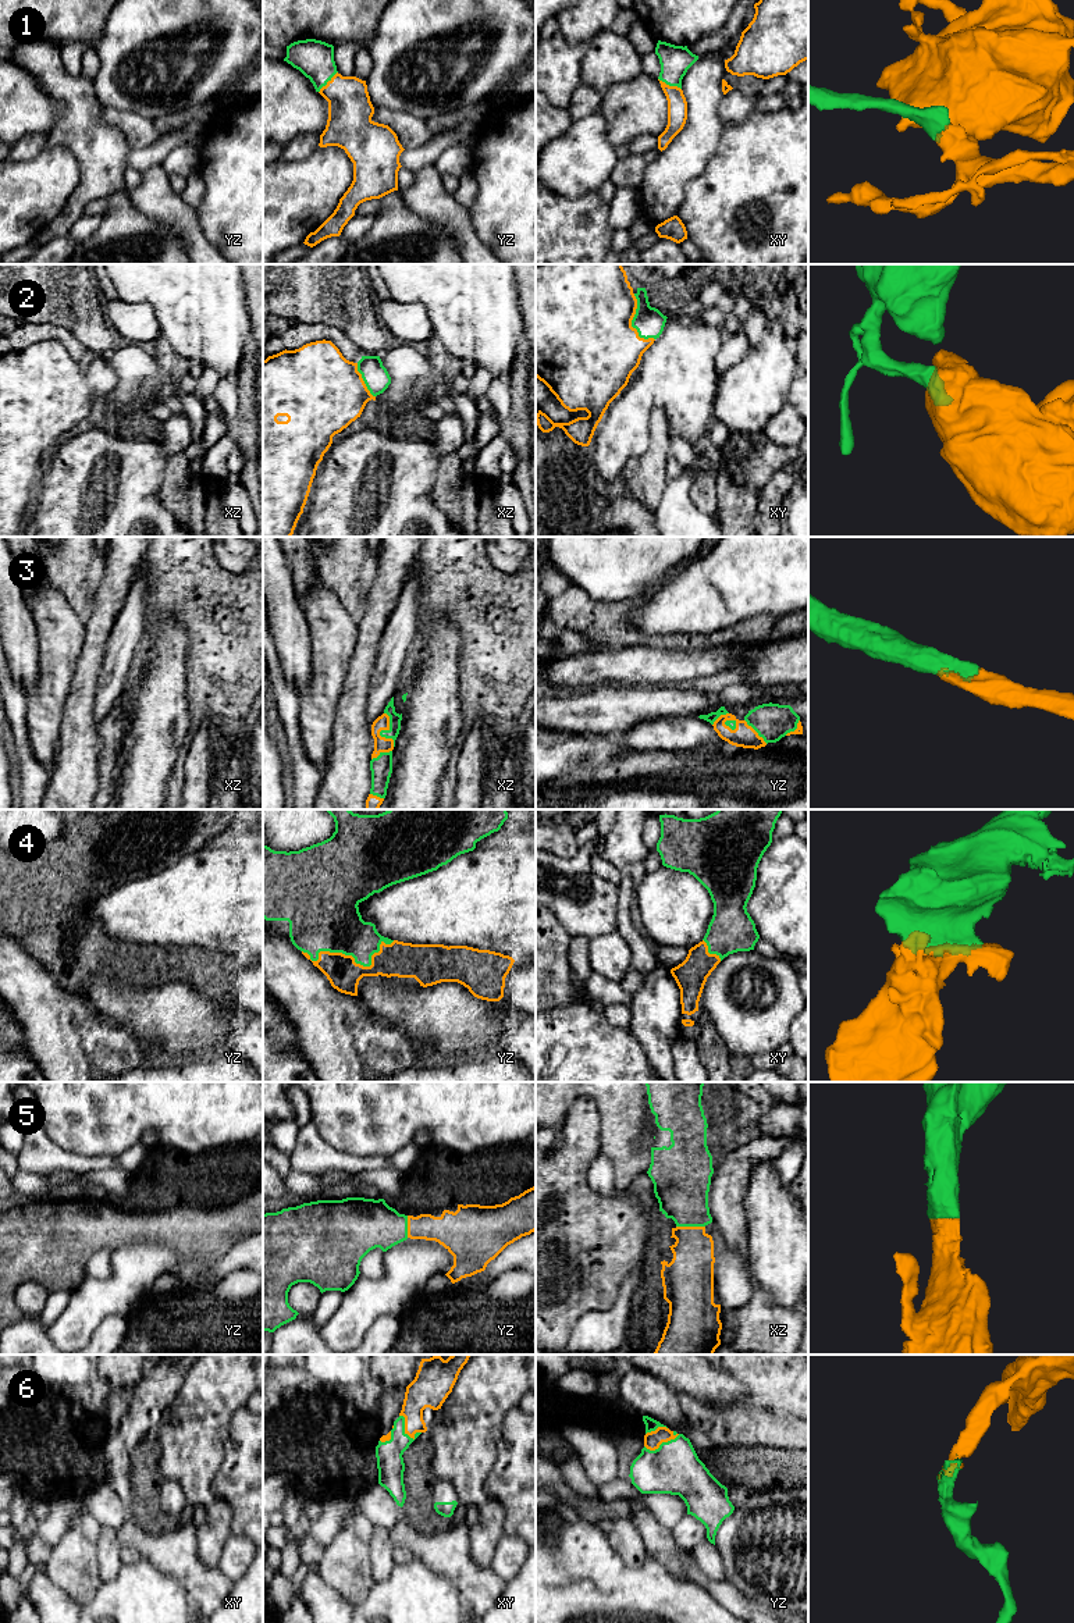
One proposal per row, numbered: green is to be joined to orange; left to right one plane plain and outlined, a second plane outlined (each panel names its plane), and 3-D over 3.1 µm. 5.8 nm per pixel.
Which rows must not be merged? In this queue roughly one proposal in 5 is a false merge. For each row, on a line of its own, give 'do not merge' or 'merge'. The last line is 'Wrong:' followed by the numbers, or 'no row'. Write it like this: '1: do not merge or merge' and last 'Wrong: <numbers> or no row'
1: merge
2: merge
3: merge
4: merge
5: merge
6: merge
Wrong: no row

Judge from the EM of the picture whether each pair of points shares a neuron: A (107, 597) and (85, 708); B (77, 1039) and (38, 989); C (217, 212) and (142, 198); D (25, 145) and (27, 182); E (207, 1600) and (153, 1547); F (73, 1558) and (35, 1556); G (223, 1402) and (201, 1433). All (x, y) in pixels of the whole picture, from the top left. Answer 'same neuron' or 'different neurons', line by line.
A: same neuron
B: same neuron
C: different neurons
D: different neurons
E: same neuron
F: different neurons
G: same neuron

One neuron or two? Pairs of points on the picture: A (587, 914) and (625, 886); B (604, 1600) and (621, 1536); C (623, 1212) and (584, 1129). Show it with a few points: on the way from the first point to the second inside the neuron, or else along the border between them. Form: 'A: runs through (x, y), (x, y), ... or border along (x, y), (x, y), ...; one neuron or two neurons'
A: runs through (597, 907), (604, 907), (615, 896); one neuron
B: border along (605, 1533), (629, 1565), (640, 1566), (648, 1558); two neurons
C: runs through (598, 1206), (579, 1187), (579, 1155); one neuron

